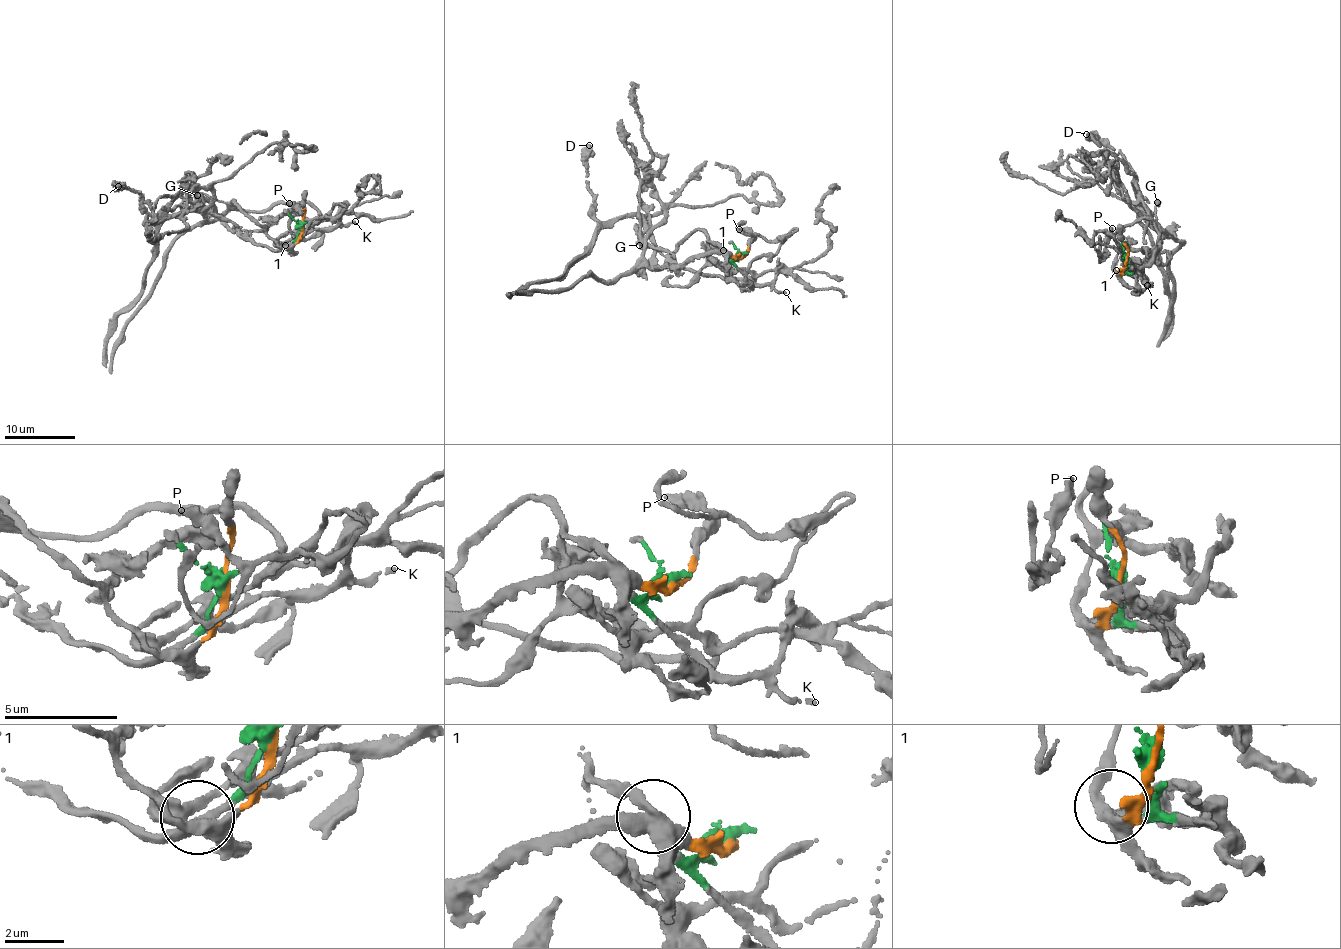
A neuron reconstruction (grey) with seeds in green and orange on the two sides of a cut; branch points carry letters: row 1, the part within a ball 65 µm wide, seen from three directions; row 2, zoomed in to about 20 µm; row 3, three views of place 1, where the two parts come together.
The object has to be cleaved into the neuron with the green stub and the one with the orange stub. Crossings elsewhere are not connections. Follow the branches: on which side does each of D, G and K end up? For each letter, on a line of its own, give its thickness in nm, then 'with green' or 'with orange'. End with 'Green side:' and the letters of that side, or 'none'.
D: 480 nm | with green
G: 480 nm | with orange
K: 150 nm | with green
Green side: D, K

